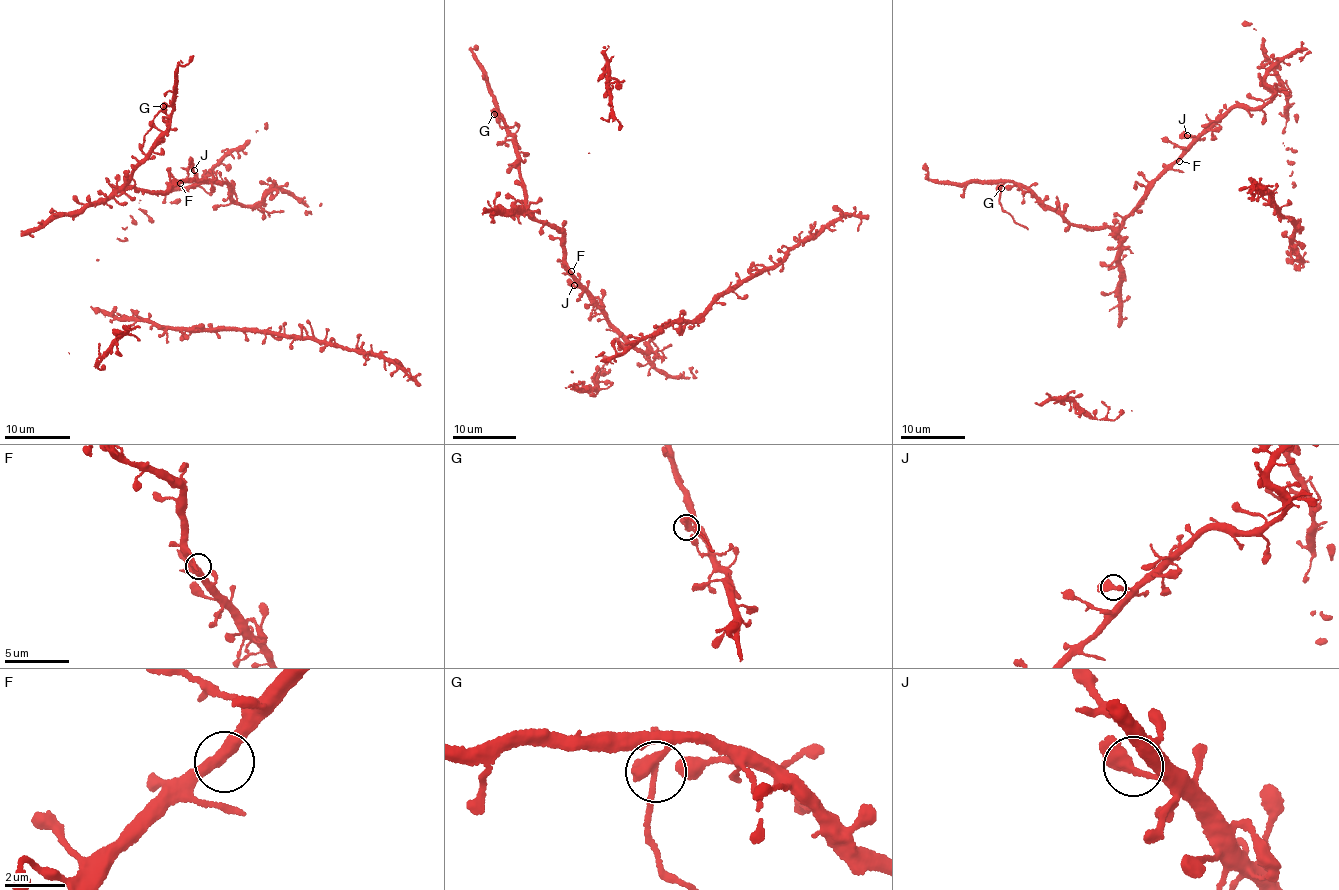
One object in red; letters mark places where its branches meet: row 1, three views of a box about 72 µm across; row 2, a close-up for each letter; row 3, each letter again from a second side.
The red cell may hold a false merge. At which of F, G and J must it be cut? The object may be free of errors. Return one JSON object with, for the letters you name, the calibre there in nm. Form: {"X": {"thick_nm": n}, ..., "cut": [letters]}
{"G": {"thick_nm": 400}, "cut": ["G"]}

